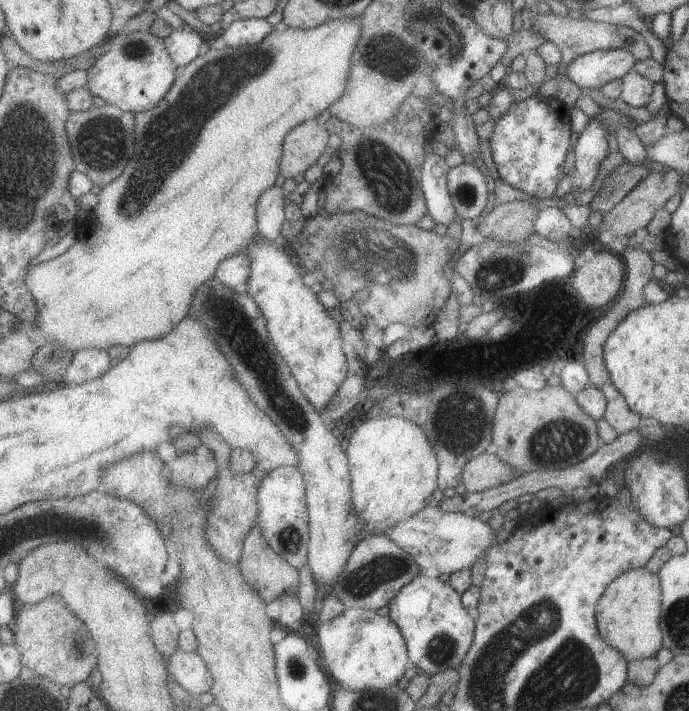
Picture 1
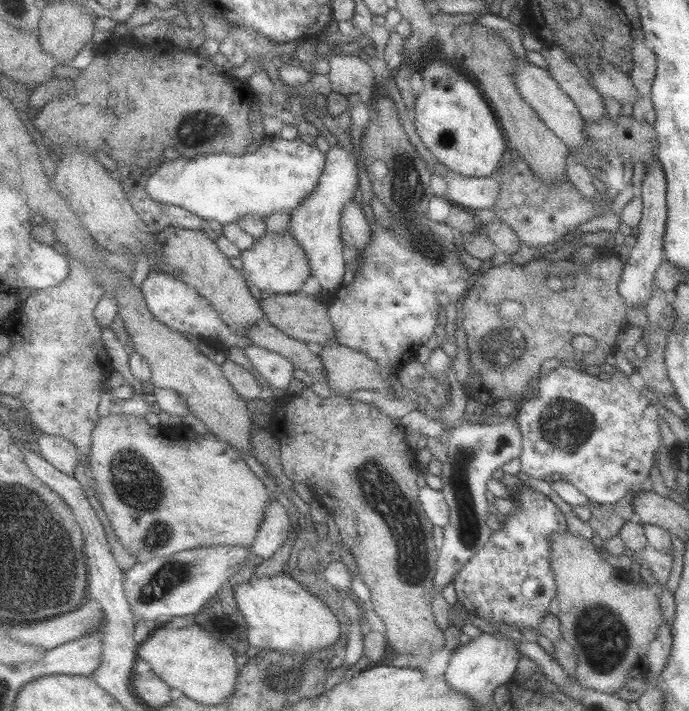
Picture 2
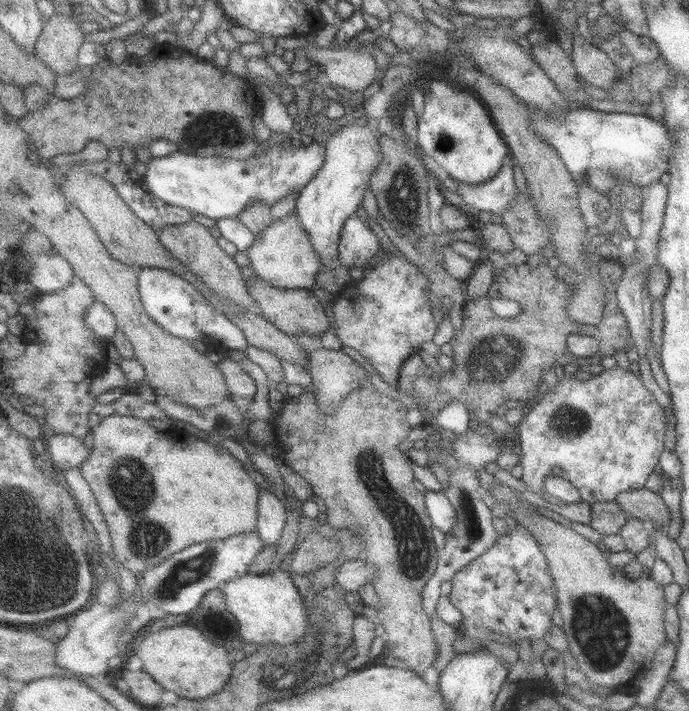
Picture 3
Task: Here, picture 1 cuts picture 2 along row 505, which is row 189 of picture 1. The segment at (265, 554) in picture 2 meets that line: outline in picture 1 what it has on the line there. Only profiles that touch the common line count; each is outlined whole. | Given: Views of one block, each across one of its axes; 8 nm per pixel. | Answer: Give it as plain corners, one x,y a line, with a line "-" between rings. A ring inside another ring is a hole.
272,186
263,192
258,202
259,230
265,238
275,242
285,224
287,194
281,186

